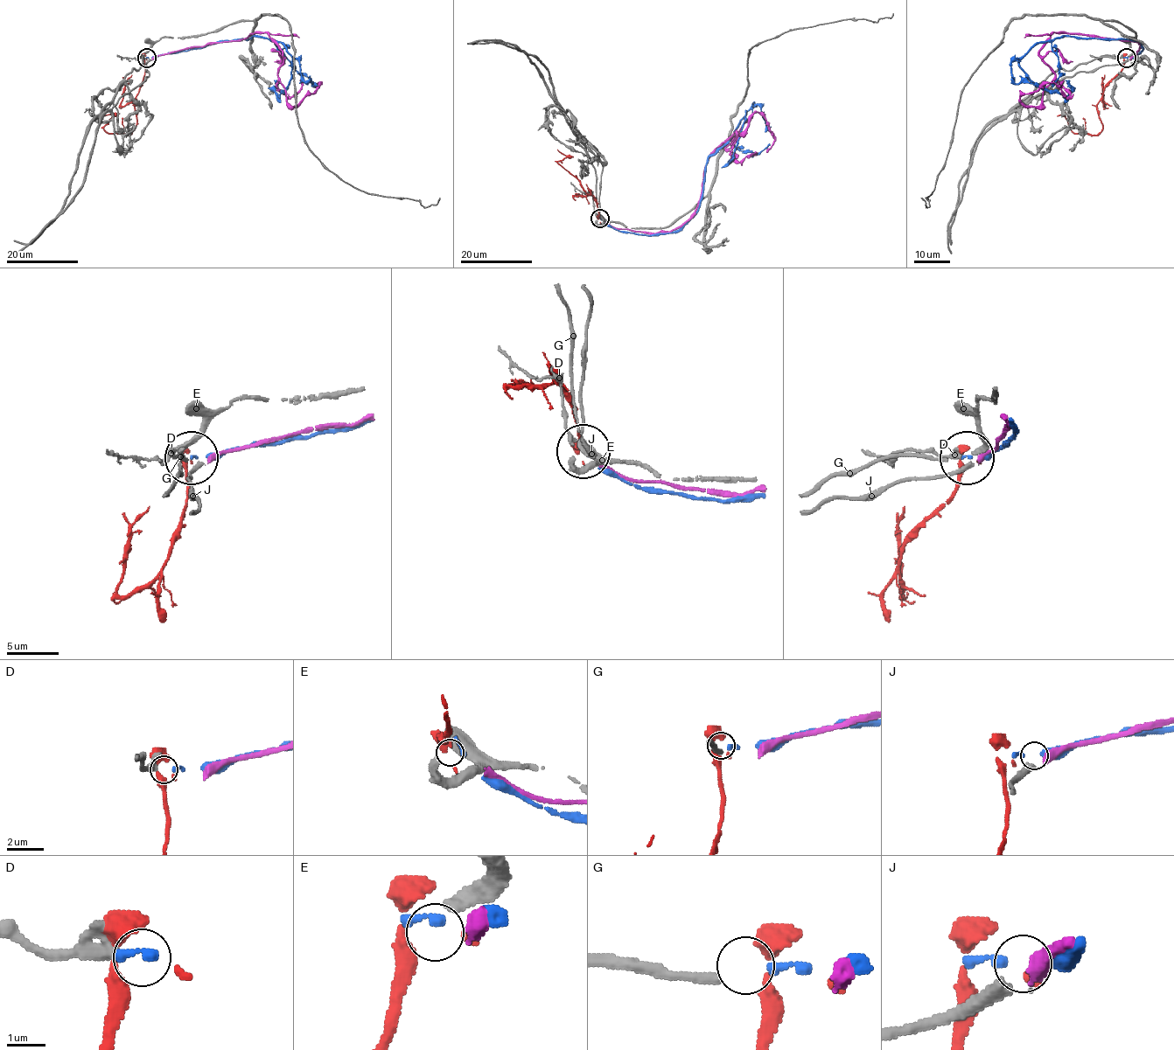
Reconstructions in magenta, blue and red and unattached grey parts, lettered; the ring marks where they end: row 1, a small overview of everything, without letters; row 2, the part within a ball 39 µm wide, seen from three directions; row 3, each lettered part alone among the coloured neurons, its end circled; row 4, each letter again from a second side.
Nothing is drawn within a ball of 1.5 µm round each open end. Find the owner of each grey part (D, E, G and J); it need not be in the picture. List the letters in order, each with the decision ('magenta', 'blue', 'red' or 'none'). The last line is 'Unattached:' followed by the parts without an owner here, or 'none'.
D: none
E: none
G: blue
J: magenta
Unattached: D, E

